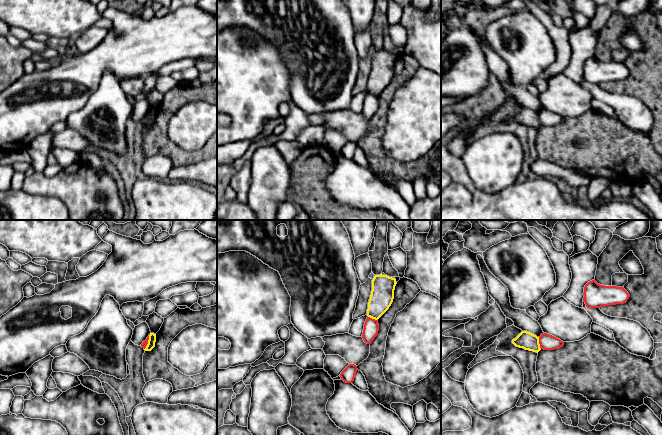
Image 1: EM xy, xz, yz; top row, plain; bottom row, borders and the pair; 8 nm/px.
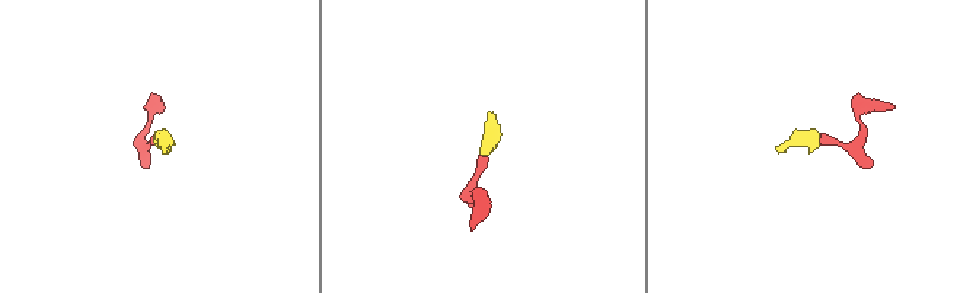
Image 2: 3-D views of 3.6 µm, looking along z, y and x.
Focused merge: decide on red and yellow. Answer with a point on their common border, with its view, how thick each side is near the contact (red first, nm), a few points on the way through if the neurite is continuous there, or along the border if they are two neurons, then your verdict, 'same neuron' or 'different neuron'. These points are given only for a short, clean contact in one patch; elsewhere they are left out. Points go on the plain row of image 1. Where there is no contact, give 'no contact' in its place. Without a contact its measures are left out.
yz (539, 119) | 130/140 nm | along yz (538, 113), (538, 119), (541, 124) | different neuron

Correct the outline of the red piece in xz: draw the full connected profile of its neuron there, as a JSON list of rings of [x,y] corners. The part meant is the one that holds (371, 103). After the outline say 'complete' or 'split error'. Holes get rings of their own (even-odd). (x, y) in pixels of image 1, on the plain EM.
[[[367,93],[362,110],[364,118],[367,120],[371,120],[374,114],[377,112],[378,107],[379,107],[378,96]]]; complete

